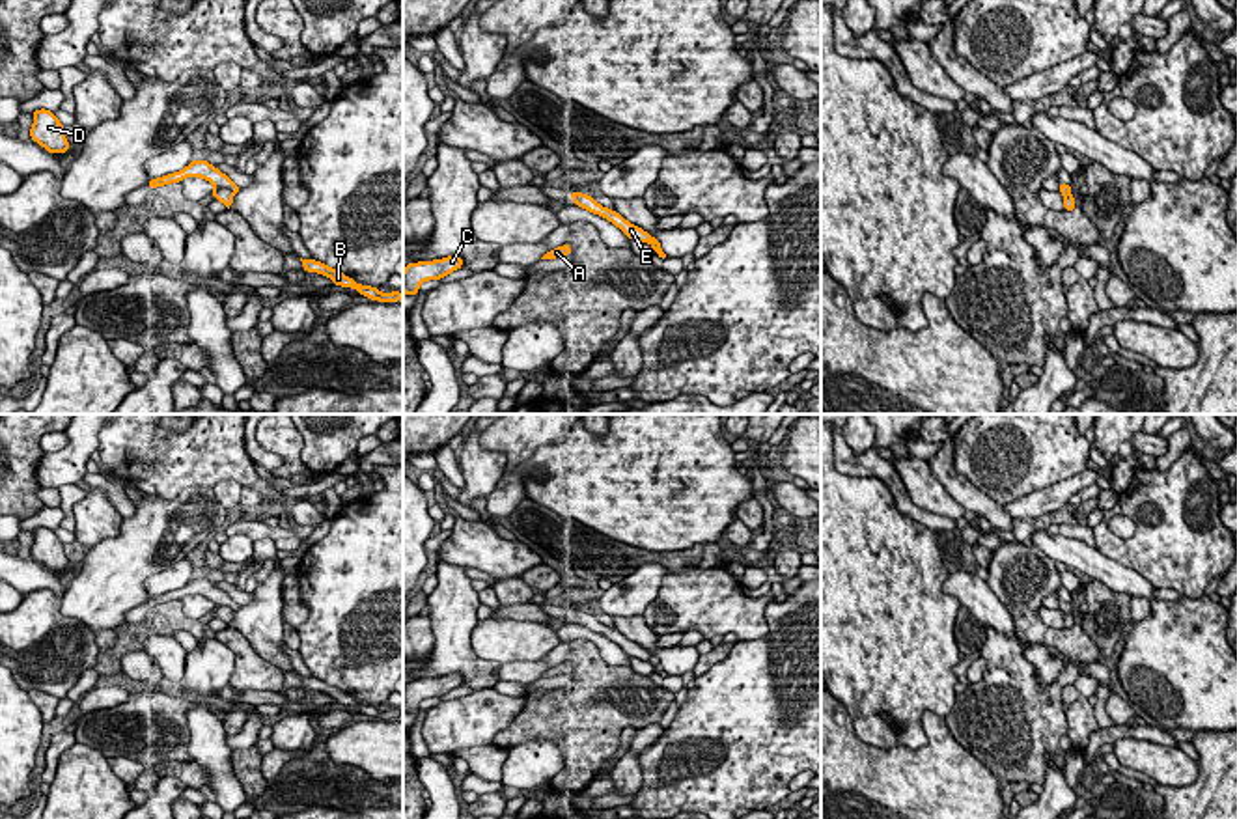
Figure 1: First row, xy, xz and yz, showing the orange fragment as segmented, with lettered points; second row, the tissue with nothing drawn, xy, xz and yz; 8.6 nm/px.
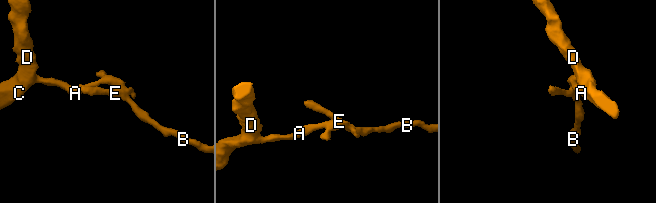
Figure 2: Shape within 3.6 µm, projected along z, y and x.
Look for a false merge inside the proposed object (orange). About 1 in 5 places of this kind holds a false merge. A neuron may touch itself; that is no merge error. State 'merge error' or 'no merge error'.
merge error

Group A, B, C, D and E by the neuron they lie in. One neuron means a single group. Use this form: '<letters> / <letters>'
A C D / B E

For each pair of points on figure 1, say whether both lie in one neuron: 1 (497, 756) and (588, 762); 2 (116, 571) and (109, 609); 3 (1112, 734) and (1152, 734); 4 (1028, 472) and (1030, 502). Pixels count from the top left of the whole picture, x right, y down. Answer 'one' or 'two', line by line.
1: two
2: one
3: one
4: two

